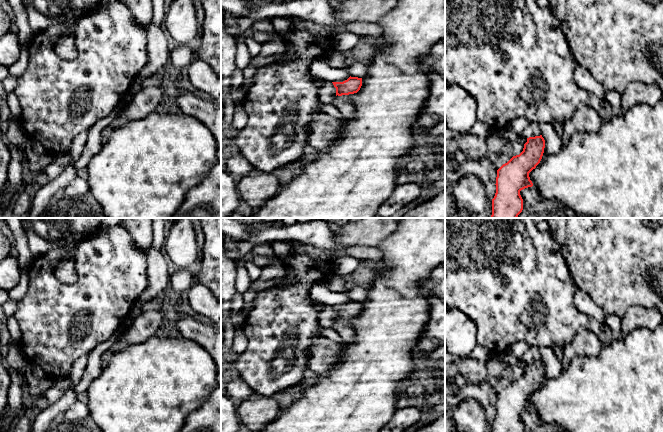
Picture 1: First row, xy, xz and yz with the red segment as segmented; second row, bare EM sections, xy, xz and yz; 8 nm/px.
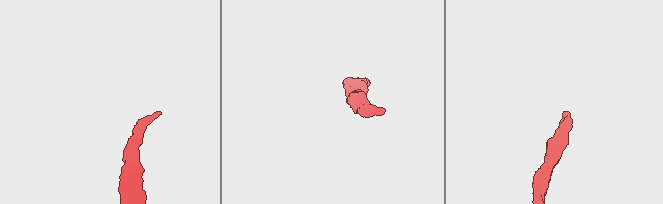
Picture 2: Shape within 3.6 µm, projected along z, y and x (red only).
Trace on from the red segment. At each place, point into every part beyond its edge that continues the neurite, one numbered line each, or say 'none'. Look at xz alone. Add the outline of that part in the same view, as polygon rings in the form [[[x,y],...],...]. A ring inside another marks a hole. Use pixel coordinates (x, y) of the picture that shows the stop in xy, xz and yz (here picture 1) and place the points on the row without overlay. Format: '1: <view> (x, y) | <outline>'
1: xz (343, 327) | [[[353,318],[336,320],[332,328],[342,337],[344,343],[354,340],[354,329],[351,326]]]

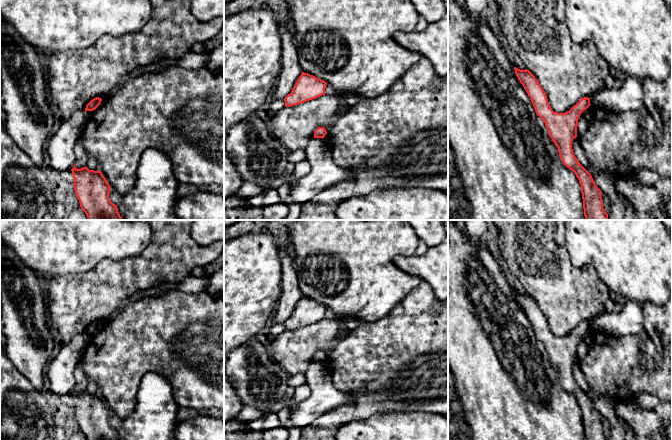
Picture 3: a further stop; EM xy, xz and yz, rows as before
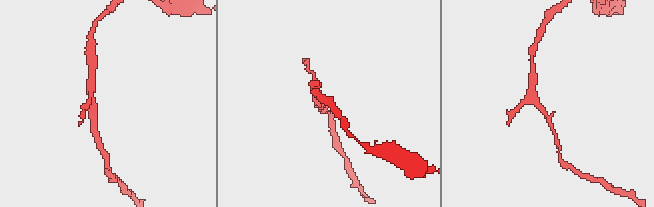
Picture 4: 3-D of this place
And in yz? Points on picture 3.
none

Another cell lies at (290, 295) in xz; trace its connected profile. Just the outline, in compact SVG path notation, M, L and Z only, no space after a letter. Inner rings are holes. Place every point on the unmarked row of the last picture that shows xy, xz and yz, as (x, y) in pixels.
M279 247L279 249L282 263L282 291L271 320L272 323L284 323L290 318L302 297L293 259L289 256L287 248Z

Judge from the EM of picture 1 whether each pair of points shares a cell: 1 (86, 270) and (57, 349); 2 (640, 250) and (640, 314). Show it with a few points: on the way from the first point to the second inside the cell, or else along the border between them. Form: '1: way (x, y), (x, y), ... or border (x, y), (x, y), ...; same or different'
1: way (87, 290), (83, 295), (83, 303), (57, 329); same
2: border (652, 308), (631, 305), (620, 317); different

